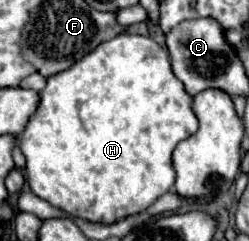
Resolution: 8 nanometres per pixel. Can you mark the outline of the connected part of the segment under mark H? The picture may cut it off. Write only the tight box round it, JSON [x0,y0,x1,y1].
[18,34,198,224]

